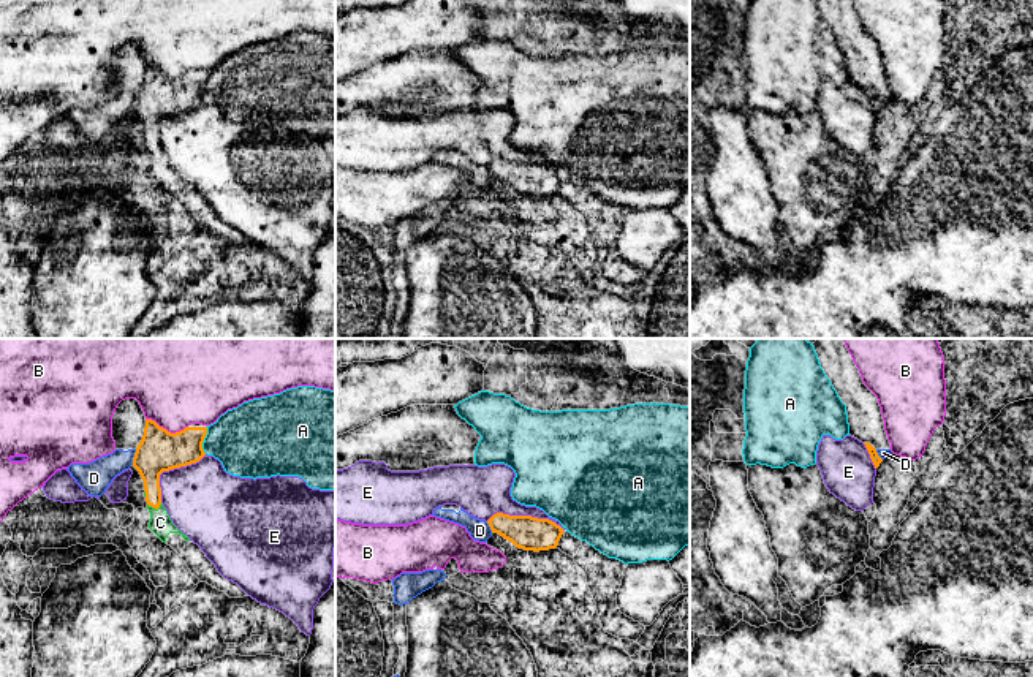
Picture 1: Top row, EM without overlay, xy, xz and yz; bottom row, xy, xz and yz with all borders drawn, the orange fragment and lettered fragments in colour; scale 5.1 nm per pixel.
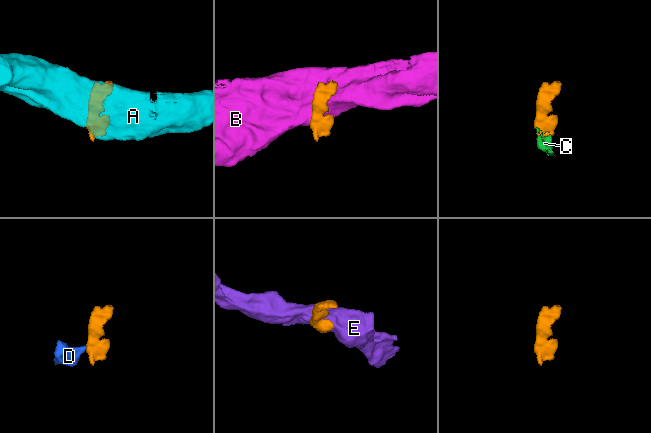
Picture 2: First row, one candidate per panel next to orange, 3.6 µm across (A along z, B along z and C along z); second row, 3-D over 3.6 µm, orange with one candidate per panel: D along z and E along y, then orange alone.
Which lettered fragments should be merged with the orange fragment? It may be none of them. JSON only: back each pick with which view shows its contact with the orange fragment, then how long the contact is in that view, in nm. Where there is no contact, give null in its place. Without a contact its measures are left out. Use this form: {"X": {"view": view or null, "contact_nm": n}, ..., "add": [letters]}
{"C": {"view": "xy", "contact_nm": 80}, "add": ["C"]}

